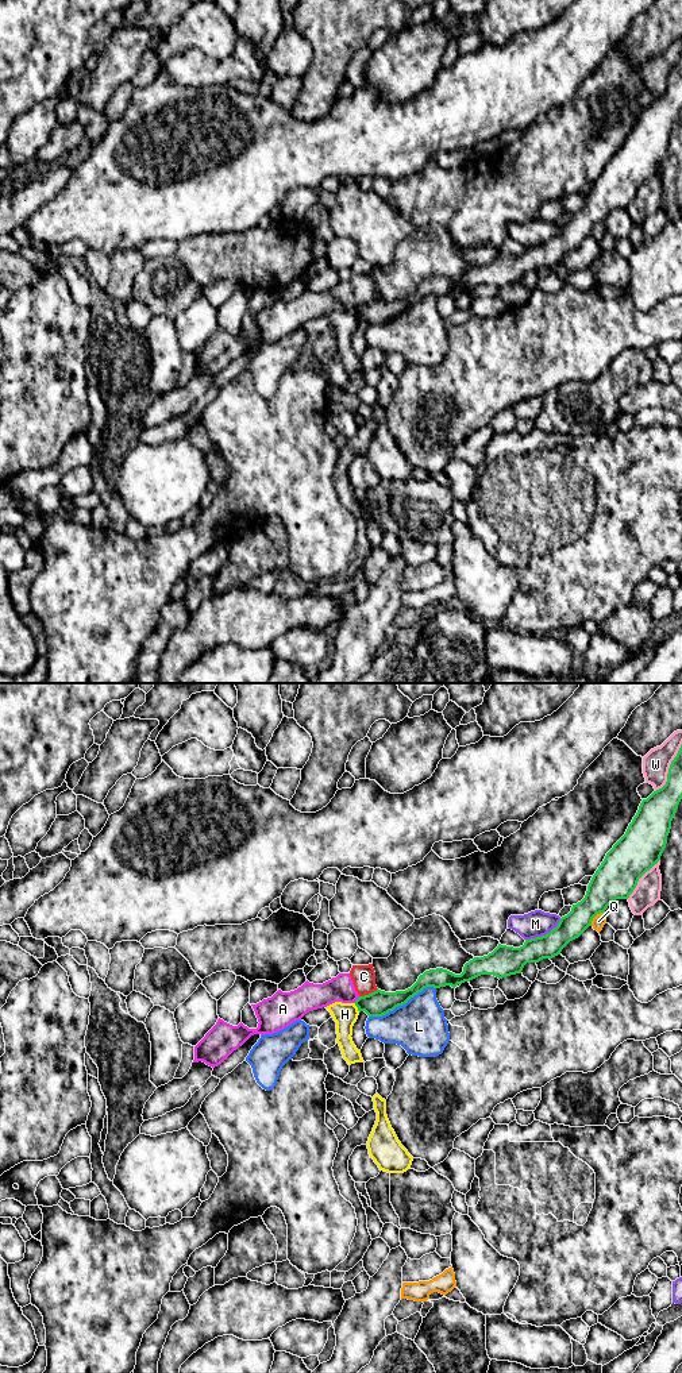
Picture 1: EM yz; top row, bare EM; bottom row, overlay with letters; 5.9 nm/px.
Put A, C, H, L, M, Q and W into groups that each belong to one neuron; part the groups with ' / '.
A C / H / L / M / Q / W

